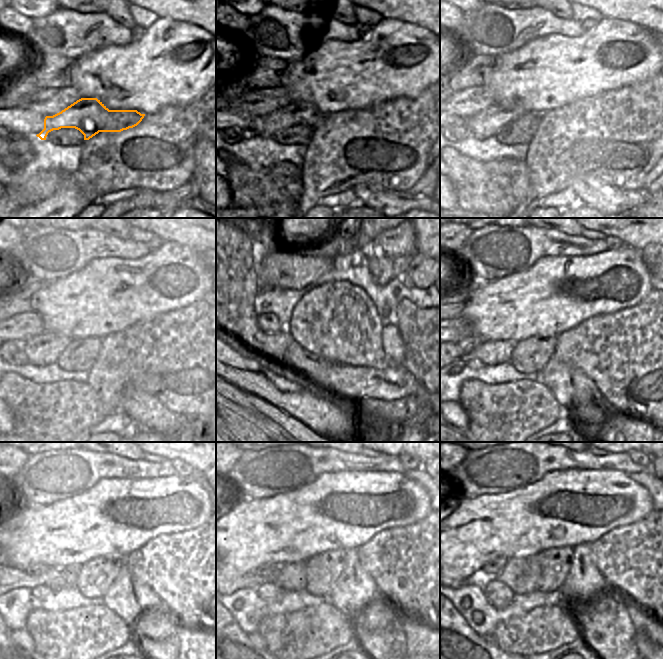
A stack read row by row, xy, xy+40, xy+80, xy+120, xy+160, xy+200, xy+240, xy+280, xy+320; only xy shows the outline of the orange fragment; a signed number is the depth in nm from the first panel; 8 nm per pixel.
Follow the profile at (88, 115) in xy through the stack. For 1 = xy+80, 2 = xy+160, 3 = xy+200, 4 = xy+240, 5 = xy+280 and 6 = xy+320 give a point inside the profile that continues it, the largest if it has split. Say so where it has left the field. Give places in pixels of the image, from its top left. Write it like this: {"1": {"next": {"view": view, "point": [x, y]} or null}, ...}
{"1": {"next": {"view": "xy+80", "point": [487, 123]}}, "2": {"next": {"view": "xy+160", "point": [266, 350]}}, "3": {"next": {"view": "xy+200", "point": [489, 352]}}, "4": {"next": {"view": "xy+240", "point": [39, 574]}}, "5": {"next": {"view": "xy+280", "point": [267, 572]}}, "6": {"next": {"view": "xy+320", "point": [475, 579]}}}

